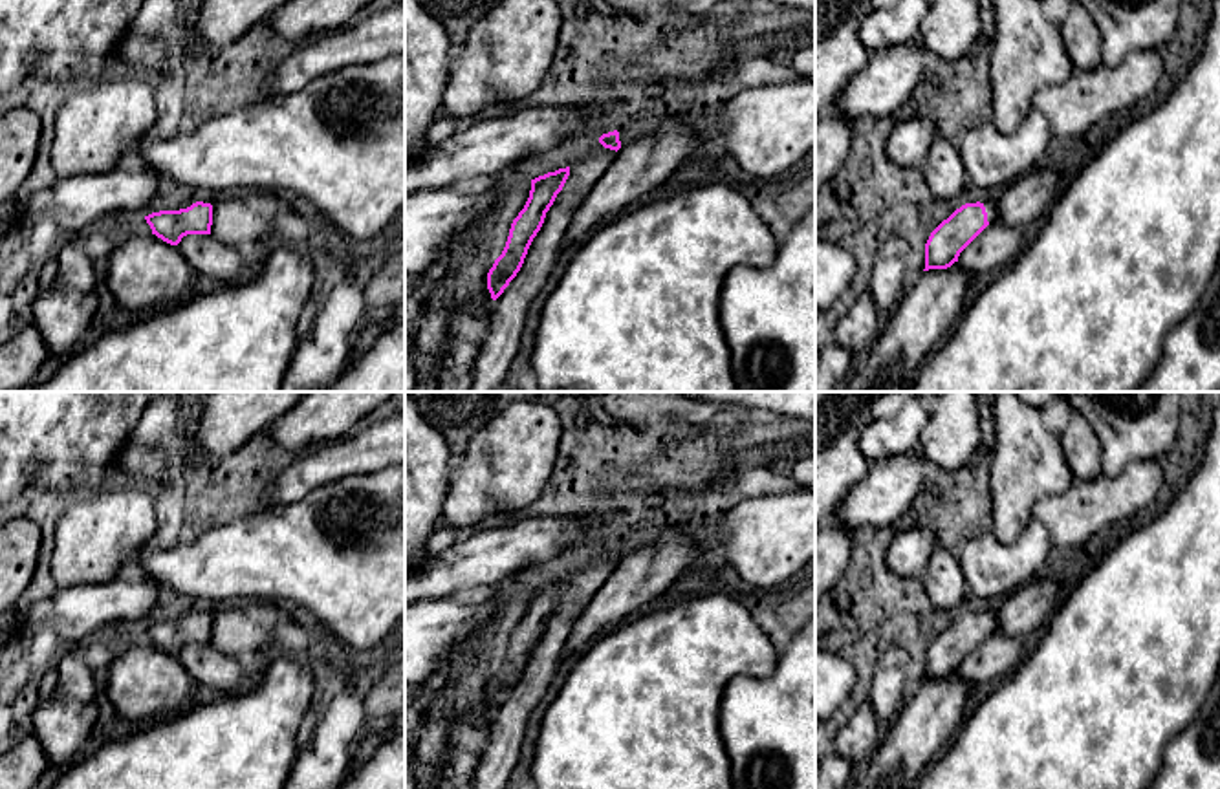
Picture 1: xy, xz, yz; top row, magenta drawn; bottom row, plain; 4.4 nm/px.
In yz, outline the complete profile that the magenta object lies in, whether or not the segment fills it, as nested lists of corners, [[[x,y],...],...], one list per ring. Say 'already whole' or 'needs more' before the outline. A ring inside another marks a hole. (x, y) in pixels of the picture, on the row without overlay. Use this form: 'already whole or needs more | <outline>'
needs more | [[[997,606],[965,613],[943,630],[925,654],[925,679],[947,679],[960,663],[989,635],[998,632]]]

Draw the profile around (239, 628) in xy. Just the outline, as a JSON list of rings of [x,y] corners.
[[[266,600],[236,602],[212,615],[211,644],[222,654],[238,657],[271,644],[282,611]]]

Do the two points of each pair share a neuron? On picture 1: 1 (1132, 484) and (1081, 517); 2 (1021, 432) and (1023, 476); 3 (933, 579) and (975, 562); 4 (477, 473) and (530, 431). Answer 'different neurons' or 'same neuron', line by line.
1: same neuron
2: same neuron
3: different neurons
4: same neuron

